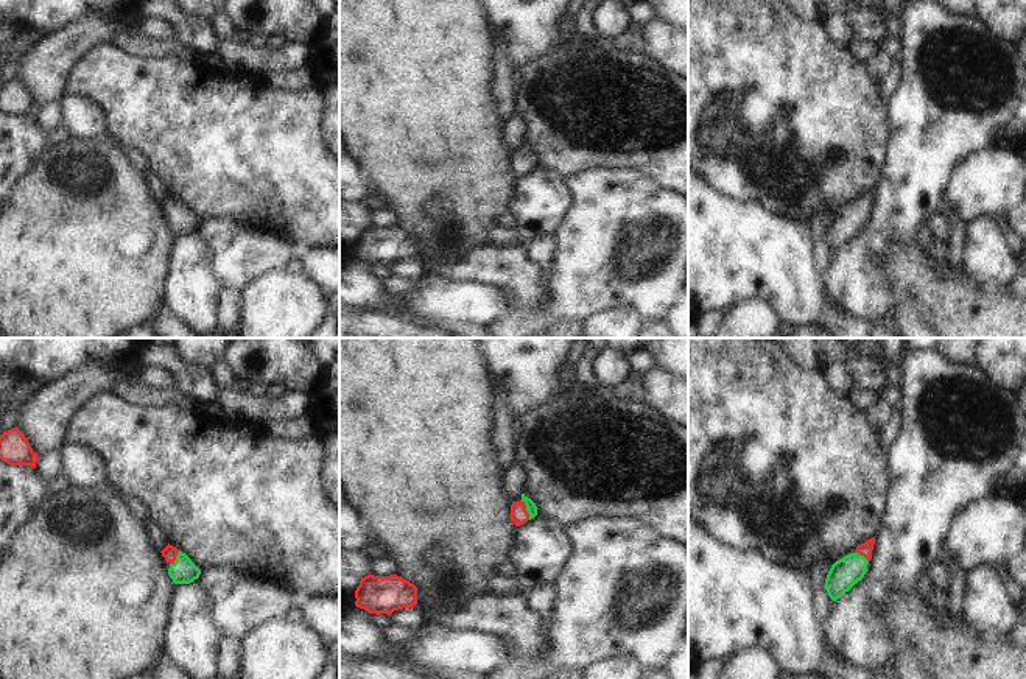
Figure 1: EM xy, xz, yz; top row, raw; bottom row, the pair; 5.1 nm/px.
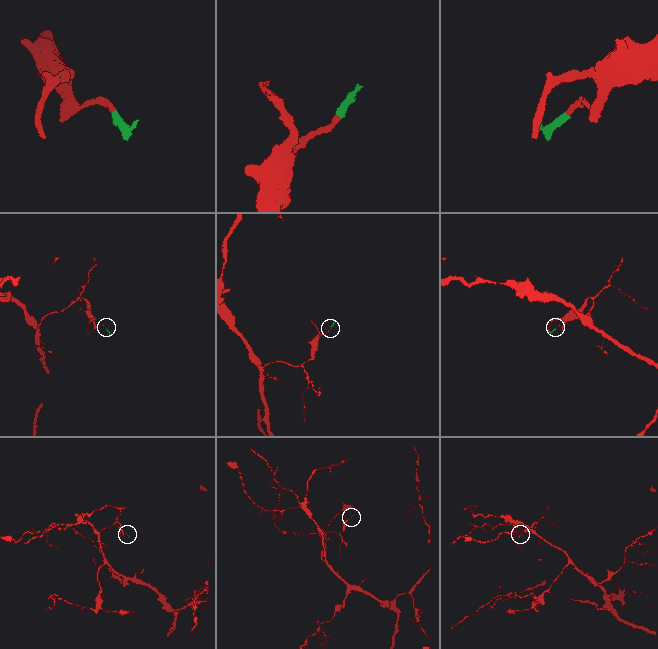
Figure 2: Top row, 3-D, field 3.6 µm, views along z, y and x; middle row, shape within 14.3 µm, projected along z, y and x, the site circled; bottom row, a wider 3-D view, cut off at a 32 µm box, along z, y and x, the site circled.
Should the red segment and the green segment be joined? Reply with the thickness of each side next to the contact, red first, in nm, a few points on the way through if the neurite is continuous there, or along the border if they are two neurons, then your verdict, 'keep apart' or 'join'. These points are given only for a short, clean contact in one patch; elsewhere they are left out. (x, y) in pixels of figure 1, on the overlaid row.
90/60 nm | across xz (519, 514), (525, 510), (531, 508) | join

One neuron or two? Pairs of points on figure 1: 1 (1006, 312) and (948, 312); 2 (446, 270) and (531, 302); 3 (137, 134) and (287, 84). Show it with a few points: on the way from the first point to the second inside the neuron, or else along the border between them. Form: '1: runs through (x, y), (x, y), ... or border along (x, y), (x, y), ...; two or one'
1: runs through (992, 315), (962, 315); one
2: runs through (467, 270), (498, 270), (509, 281); one
3: border along (262, 77), (274, 87), (285, 91), (312, 87); two

